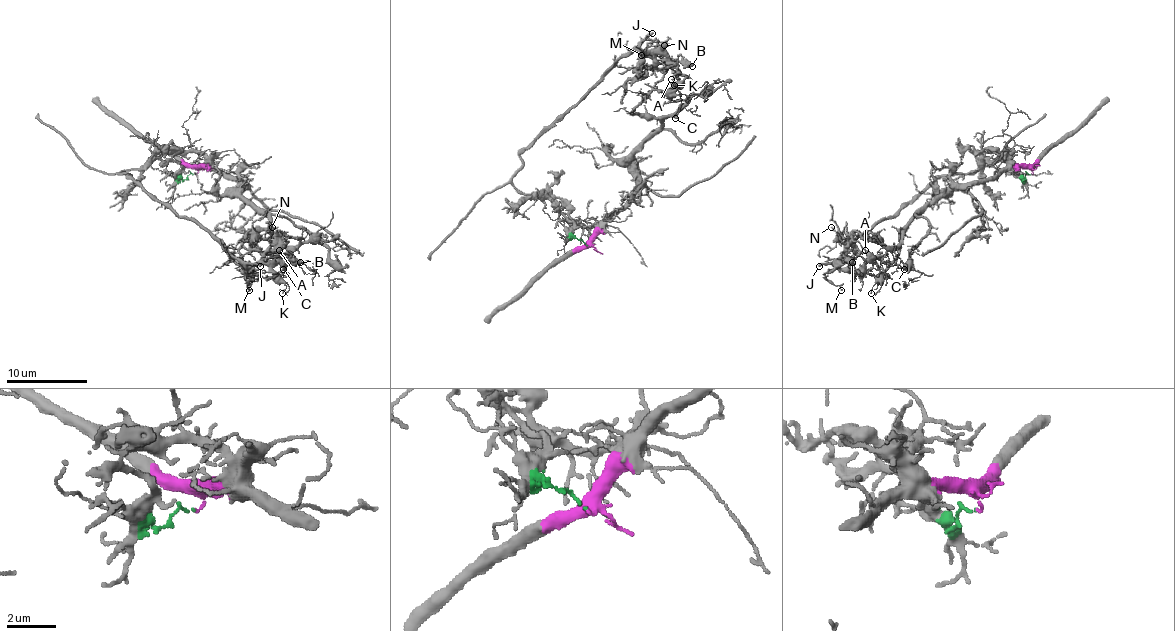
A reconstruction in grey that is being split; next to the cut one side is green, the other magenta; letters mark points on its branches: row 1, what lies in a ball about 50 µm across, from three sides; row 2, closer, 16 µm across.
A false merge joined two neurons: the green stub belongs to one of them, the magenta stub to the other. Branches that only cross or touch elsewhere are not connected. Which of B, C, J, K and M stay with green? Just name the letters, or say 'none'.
B, J, M

